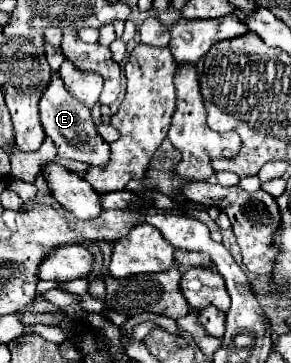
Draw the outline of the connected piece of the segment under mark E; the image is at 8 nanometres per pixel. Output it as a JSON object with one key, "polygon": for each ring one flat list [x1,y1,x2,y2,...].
{"polygon":[[52,71,50,83,48,83,46,91,42,93,42,99,40,99,40,121,42,121,42,127,44,127,46,135,54,141,58,157,78,159,78,161,84,161,88,165,106,165,108,163,110,147,96,133,90,109,86,105,80,105,80,101,76,101,68,93,68,89,64,89,64,81,60,81,60,73,58,71]]}

